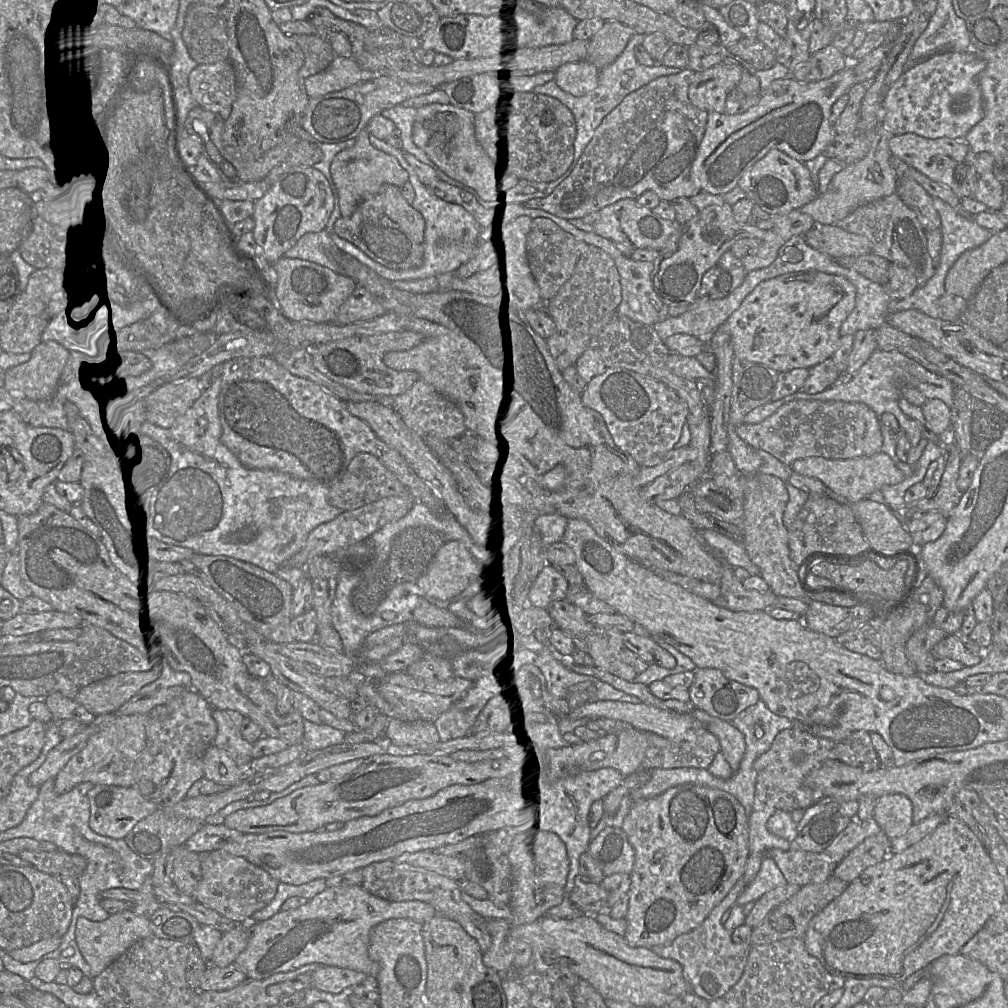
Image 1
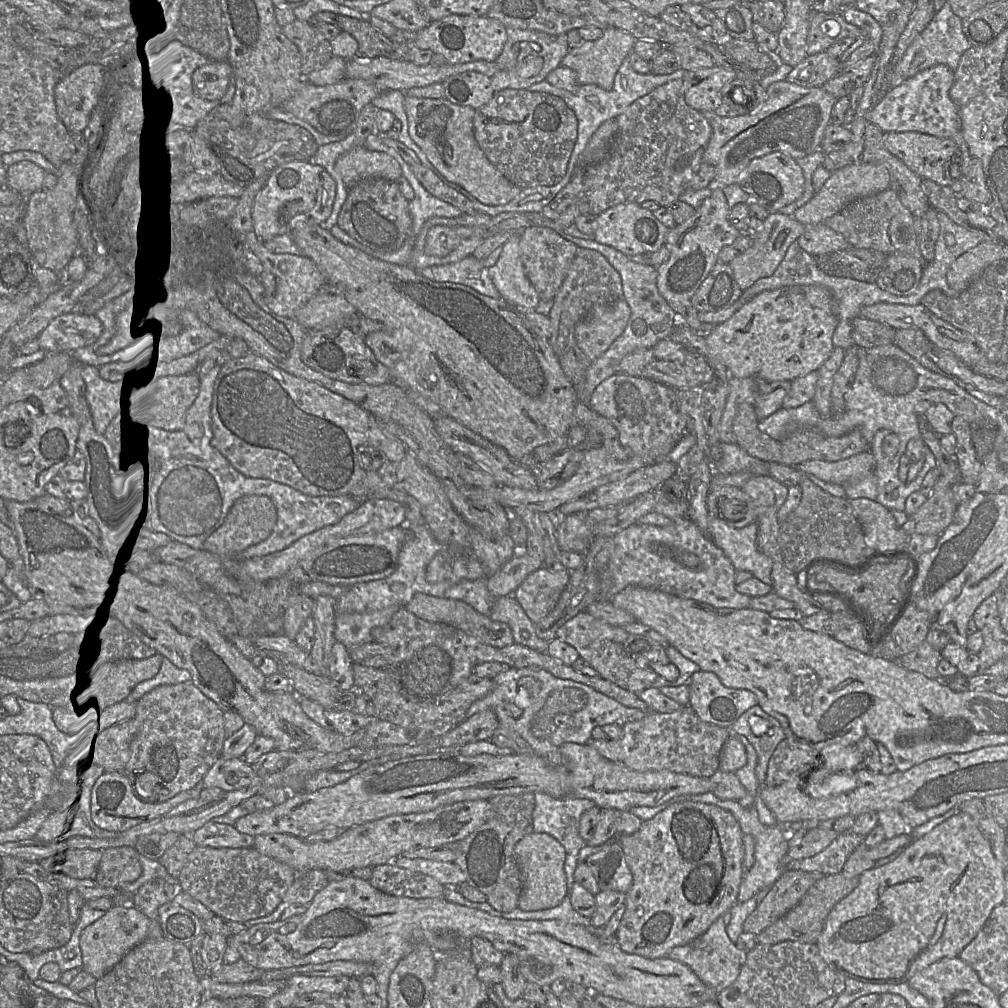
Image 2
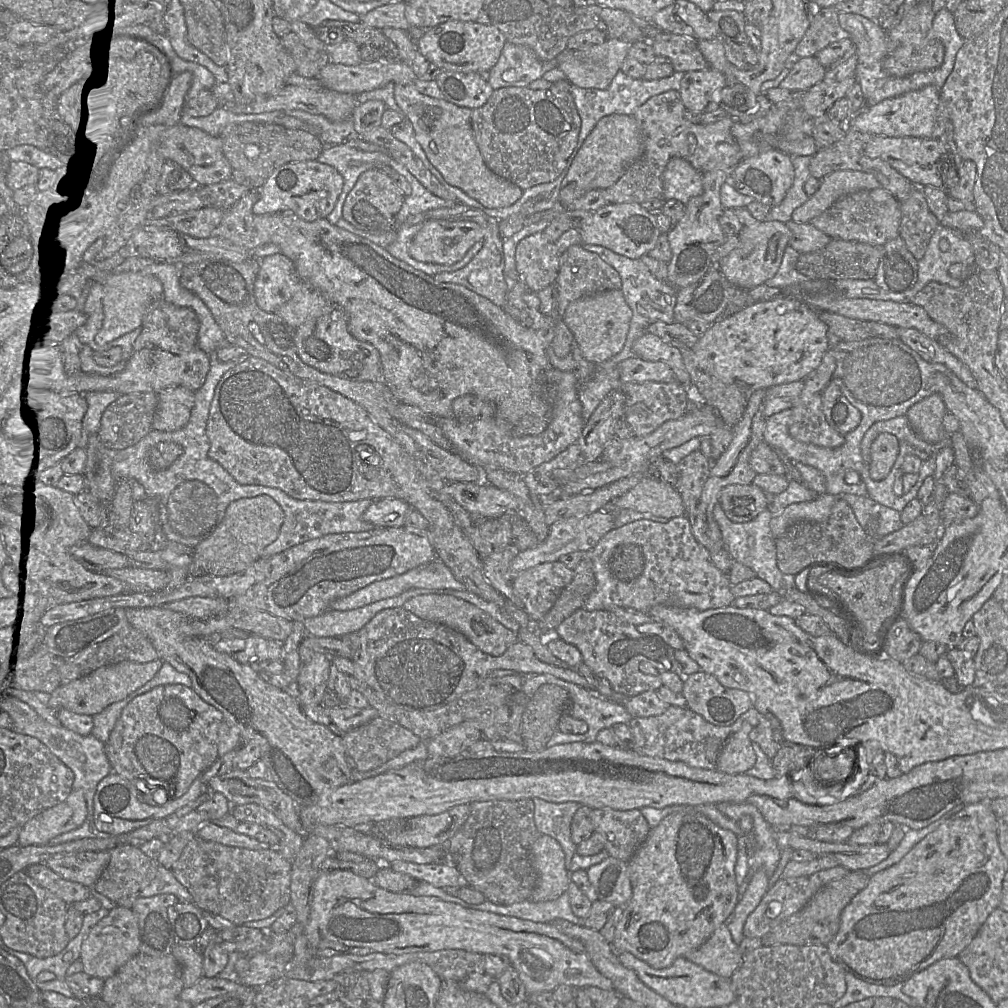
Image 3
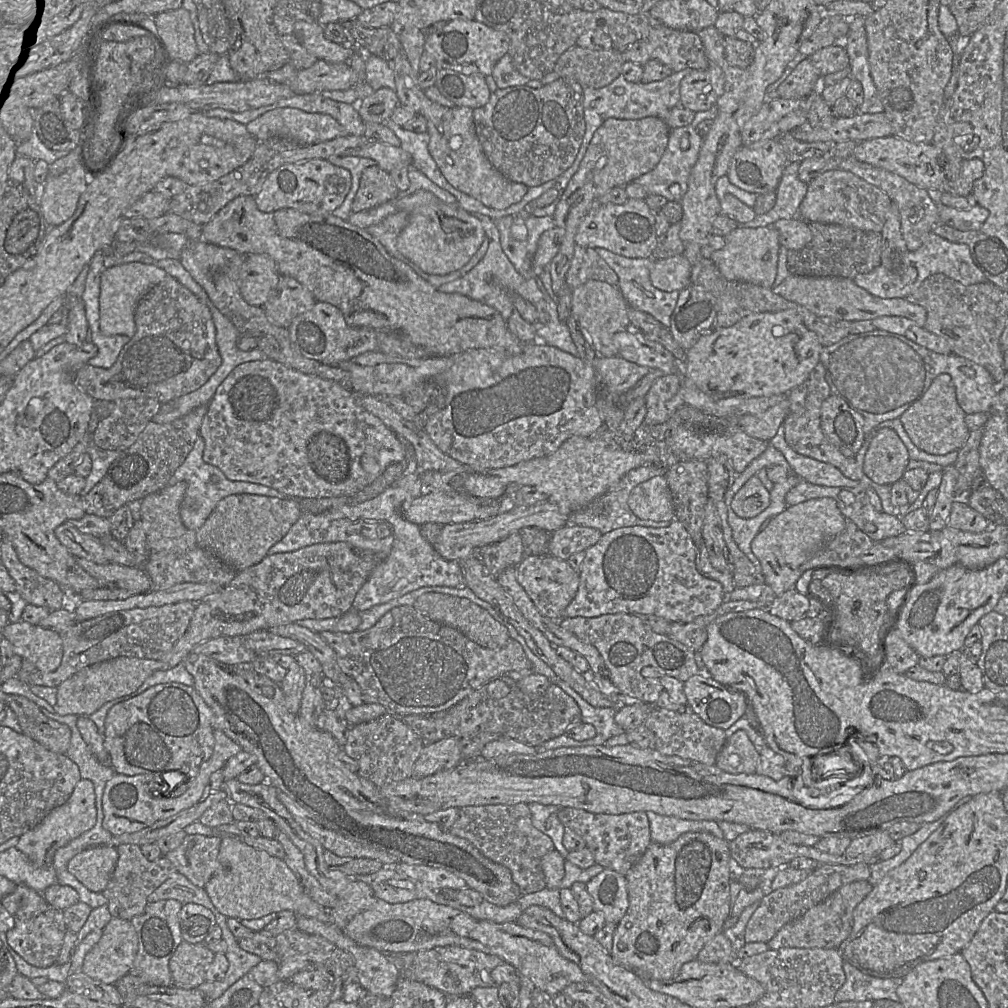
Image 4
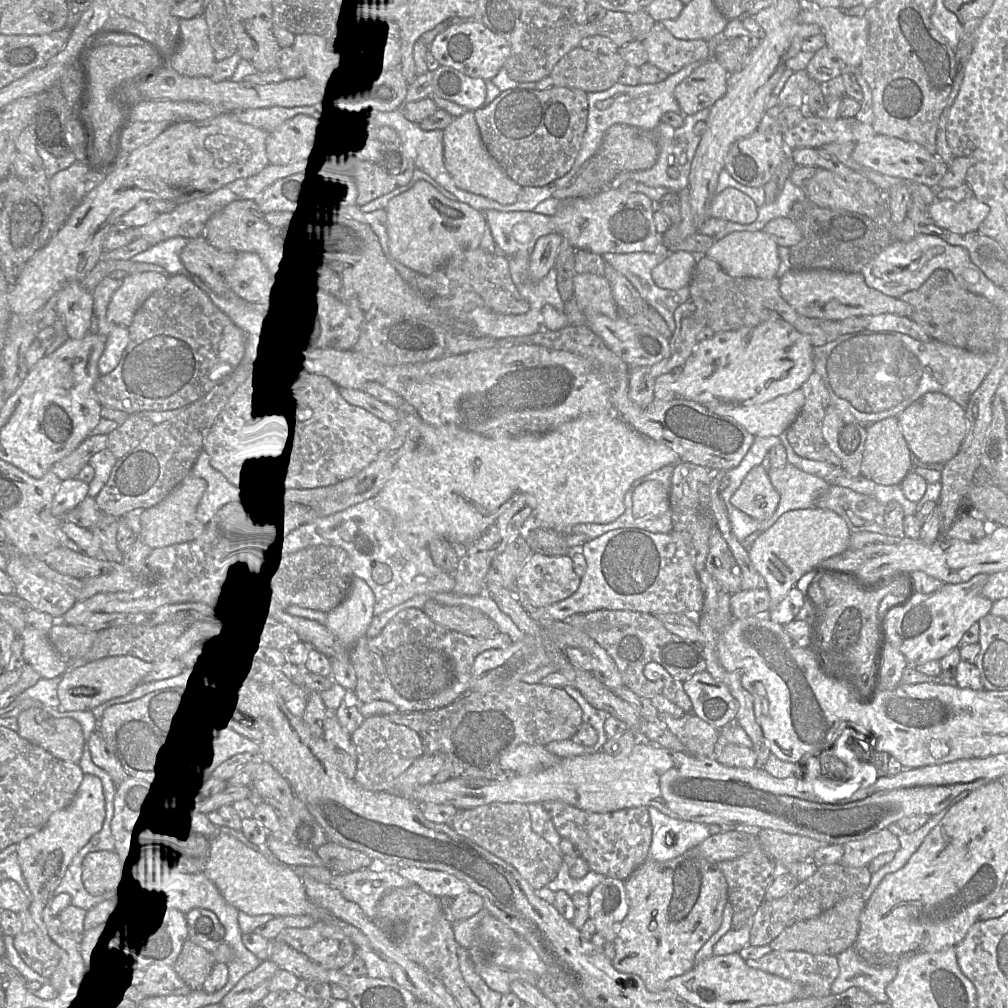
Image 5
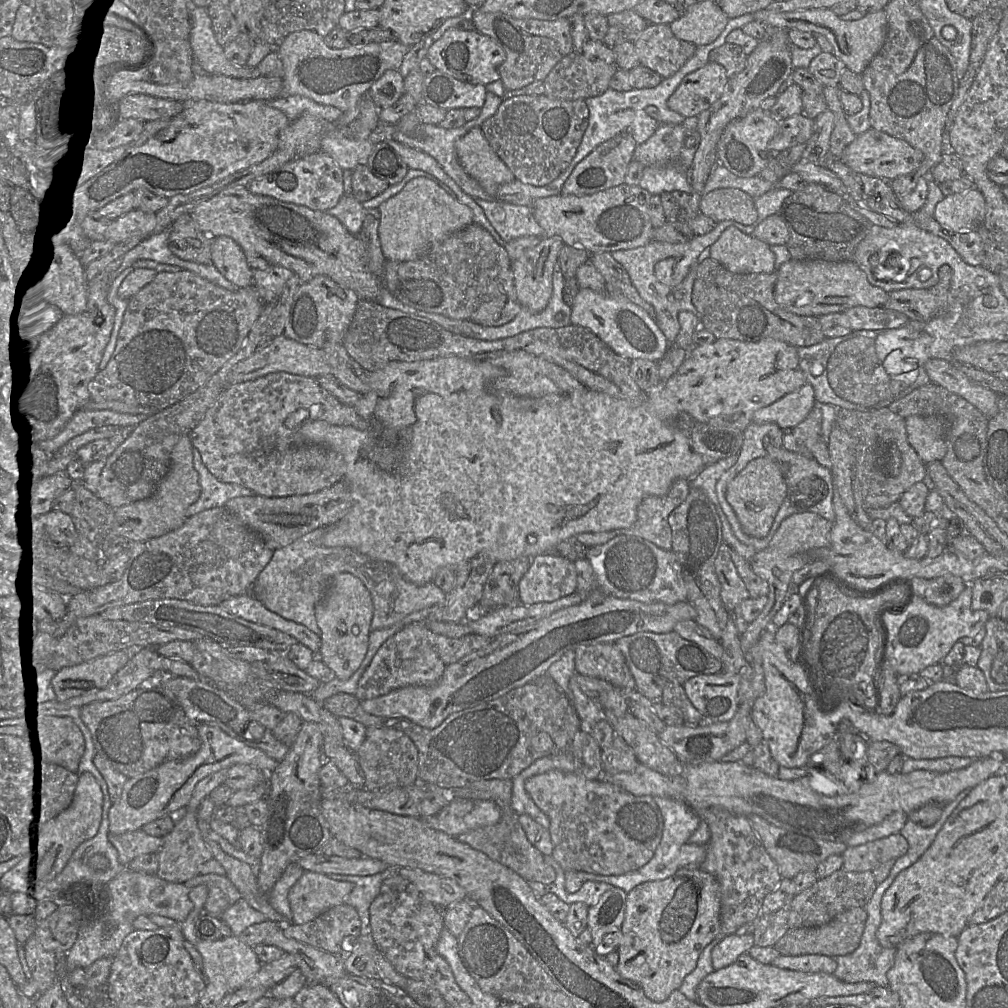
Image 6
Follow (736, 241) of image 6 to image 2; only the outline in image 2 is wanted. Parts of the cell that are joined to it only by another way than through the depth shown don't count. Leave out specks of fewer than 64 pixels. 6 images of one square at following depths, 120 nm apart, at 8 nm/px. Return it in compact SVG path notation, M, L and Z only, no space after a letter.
M782 213L769 214L764 220L763 230L758 234L753 234L754 243L752 247L729 263L740 289L744 291L758 279L773 275L783 260L788 247L804 233L805 227L793 216Z

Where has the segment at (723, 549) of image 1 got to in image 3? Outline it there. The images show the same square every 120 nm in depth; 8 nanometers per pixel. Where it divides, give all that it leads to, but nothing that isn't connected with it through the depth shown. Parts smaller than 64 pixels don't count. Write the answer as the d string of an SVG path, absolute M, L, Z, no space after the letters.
M717 503L713 510L713 516L722 533L722 541L730 555L730 557L749 568L751 568L755 573L757 578L760 578L766 581L774 591L784 590L785 585L787 584L787 577L781 573L777 566L776 559L776 547L775 547L775 539L771 533L770 521L772 518L772 514L770 510L767 508L759 515L757 515L753 520L745 523L734 523L725 515L721 505Z

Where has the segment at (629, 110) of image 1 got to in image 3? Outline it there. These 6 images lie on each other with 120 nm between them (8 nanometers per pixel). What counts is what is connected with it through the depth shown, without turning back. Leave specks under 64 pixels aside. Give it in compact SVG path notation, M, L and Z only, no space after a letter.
M669 90L648 99L638 107L632 115L639 123L644 137L644 152L642 156L633 162L619 178L619 180L607 189L609 204L615 203L639 203L644 204L649 200L665 200L662 176L670 159L678 157L688 161L696 170L705 173L715 169L727 172L732 170L743 159L736 139L731 133L735 120L727 116L711 124L692 123L685 118L686 108L681 100L679 91Z

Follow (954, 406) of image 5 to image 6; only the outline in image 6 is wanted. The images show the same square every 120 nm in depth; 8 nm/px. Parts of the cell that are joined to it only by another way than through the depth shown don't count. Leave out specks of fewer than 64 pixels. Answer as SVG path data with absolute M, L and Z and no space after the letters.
M911 415L905 418L905 425L908 441L925 465L944 458L947 452L944 417Z

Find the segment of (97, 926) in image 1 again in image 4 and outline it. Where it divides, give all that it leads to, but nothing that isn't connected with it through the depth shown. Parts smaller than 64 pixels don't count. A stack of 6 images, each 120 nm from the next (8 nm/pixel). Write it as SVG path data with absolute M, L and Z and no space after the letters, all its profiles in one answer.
M112 917L99 941L86 953L82 972L95 980L114 984L127 975L138 949L136 931L129 920Z

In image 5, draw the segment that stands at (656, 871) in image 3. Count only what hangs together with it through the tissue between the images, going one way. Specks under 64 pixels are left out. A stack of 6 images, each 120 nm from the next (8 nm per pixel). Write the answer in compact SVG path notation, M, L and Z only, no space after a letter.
M697 846L665 862L647 858L628 877L625 881L628 914L614 940L616 956L612 963L616 970L638 975L649 991L659 992L666 989L670 979L693 969L698 951L720 928L728 903L728 885L718 863L706 860Z

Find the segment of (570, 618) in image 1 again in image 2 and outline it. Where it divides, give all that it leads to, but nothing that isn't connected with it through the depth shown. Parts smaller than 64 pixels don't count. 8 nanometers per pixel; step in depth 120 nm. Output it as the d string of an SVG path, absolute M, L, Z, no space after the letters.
M586 611L578 613L562 625L557 630L556 637L573 646L580 657L589 662L599 673L599 676L636 694L652 687L659 676L652 668L639 668L636 663L639 657L661 665L671 662L665 647L659 642L648 636L630 634L622 626L614 626L596 619Z

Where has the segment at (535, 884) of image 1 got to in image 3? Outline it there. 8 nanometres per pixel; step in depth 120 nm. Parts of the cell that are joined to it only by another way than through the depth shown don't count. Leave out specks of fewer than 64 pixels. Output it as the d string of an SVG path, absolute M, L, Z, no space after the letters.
M540 835L530 847L530 861L537 873L537 884L529 900L532 902L552 901L568 889L570 873L565 867L565 854L560 844L548 835Z

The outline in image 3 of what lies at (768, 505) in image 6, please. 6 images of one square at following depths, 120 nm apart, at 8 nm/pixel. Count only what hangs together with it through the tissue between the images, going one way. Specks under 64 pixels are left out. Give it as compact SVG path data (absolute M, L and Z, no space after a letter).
M753 483L726 486L719 495L718 503L734 523L749 522L768 508L766 492Z

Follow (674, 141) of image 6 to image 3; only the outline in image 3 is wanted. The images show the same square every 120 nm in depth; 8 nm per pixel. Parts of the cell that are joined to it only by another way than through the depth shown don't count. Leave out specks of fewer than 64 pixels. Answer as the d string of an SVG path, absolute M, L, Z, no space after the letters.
M682 158L670 159L662 176L665 200L675 199L686 205L691 198L701 195L702 174Z

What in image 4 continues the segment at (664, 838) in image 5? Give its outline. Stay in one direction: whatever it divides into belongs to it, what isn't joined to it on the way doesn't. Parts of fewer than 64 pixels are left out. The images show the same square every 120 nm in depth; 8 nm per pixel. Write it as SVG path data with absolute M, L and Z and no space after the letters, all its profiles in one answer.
M653 811L646 812L650 822L651 841L657 844L670 844L679 836L687 832L707 832L717 838L724 838L724 834L715 821L685 820L673 816L660 815Z

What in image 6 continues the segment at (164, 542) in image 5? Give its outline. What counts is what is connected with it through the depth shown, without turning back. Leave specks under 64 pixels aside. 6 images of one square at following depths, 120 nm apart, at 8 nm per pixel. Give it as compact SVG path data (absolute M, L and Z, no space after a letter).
M191 436L183 437L173 449L171 468L158 491L148 499L116 509L115 532L132 542L140 542L178 529L188 518L188 509L199 499L201 491L200 475L194 462L193 442Z

